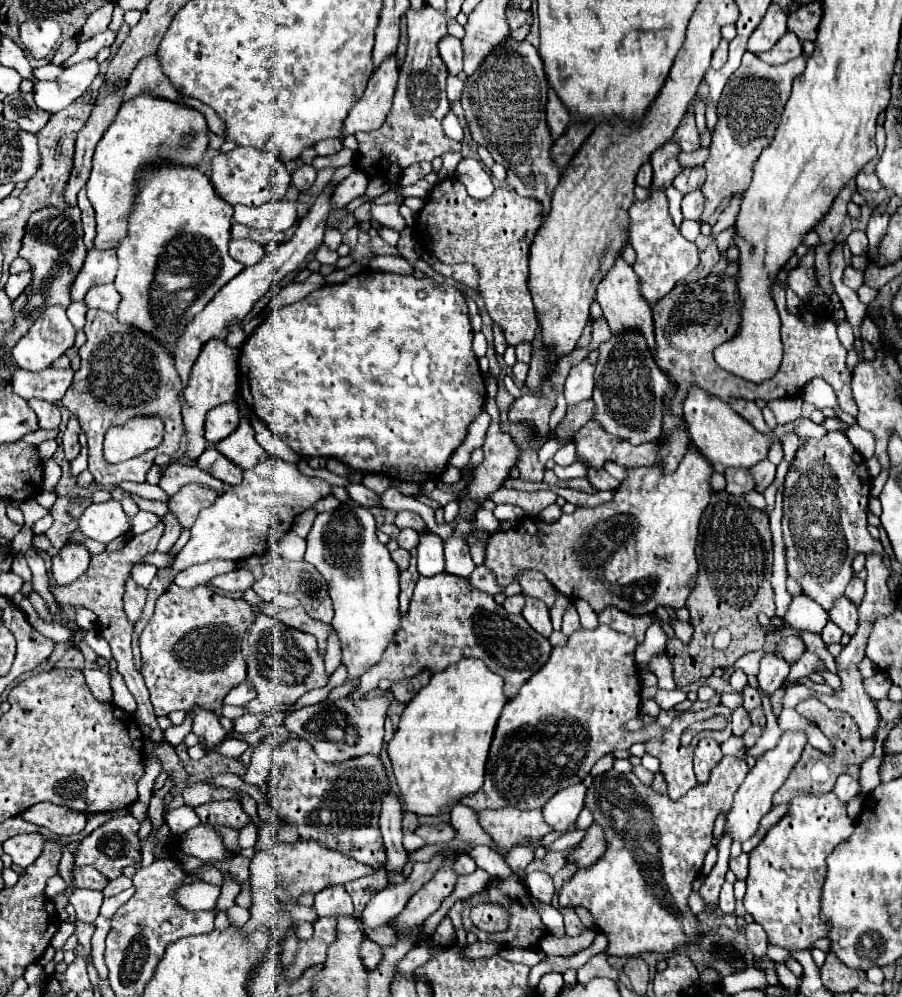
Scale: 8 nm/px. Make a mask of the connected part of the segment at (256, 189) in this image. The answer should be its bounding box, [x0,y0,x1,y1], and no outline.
[212,147,290,207]

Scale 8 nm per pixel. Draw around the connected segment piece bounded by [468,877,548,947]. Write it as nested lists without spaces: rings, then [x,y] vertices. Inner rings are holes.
[[[512,877],[506,879],[506,881],[490,881],[488,887],[482,893],[470,897],[470,901],[468,901],[468,905],[478,905],[478,903],[500,905],[500,907],[506,907],[506,911],[508,911],[508,929],[502,931],[502,933],[496,933],[494,941],[500,941],[508,947],[534,947],[534,945],[538,945],[538,941],[542,937],[548,935],[544,923],[540,921],[540,915],[530,905],[528,889],[520,887],[520,883],[516,883],[516,879],[512,879]]]

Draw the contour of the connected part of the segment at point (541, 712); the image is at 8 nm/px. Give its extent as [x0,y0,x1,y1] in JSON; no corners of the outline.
[460,625,666,811]

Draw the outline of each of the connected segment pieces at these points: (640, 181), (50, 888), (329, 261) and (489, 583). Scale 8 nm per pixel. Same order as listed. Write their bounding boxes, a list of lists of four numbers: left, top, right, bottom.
[[636,163,652,187],[46,875,66,897],[316,245,340,265],[466,565,500,595]]

